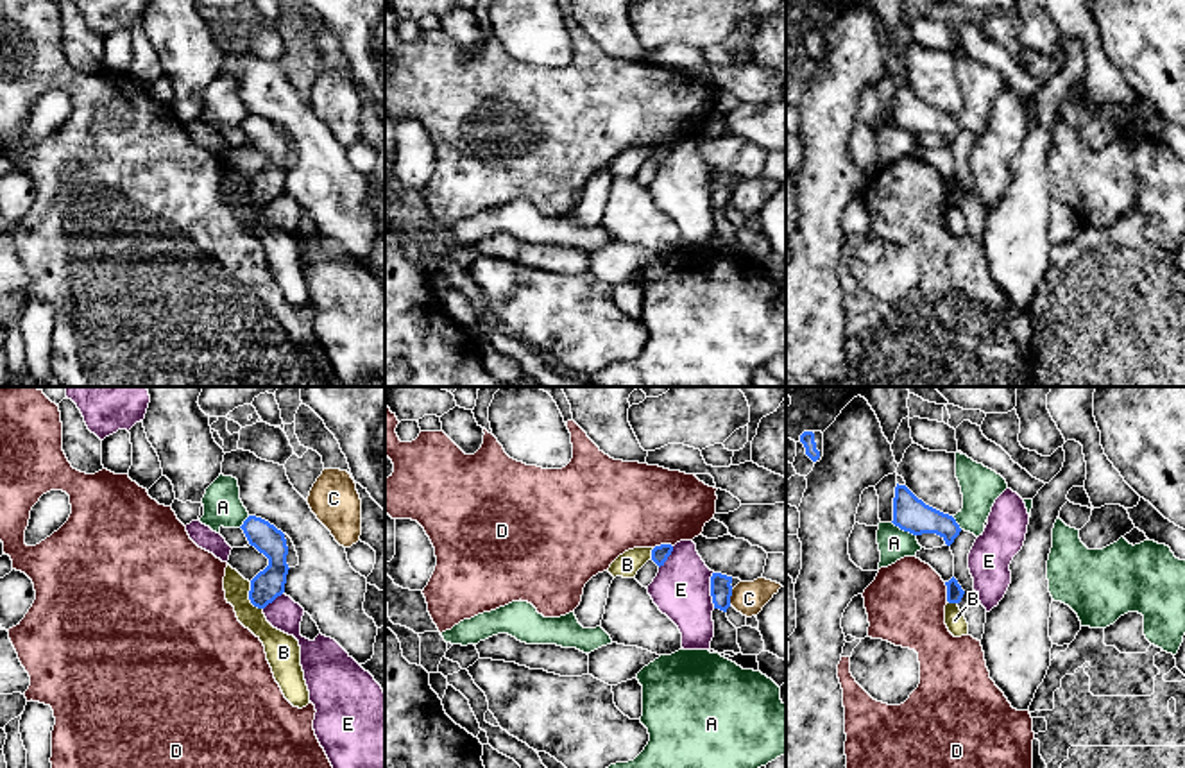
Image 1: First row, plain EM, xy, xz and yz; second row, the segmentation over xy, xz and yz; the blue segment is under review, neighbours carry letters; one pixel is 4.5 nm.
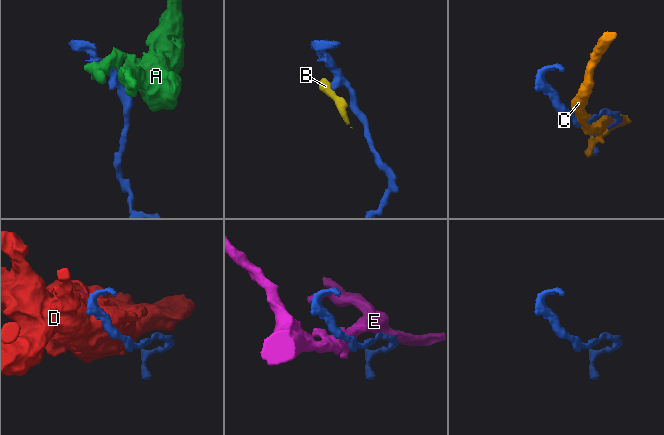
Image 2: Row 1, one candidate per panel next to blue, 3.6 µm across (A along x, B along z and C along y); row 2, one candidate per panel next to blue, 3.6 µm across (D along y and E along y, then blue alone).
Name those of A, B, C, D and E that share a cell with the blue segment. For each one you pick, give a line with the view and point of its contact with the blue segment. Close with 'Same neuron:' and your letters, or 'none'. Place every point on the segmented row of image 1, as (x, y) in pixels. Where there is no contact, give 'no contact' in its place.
Same neuron: none

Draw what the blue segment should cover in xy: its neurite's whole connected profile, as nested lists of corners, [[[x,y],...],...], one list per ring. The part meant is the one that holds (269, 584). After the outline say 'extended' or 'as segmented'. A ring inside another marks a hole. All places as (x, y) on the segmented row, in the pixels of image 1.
[[[249,516],[240,526],[260,553],[269,559],[269,566],[251,580],[249,600],[254,607],[265,609],[285,593],[288,575],[288,546],[285,533],[269,521]]]; as segmented

